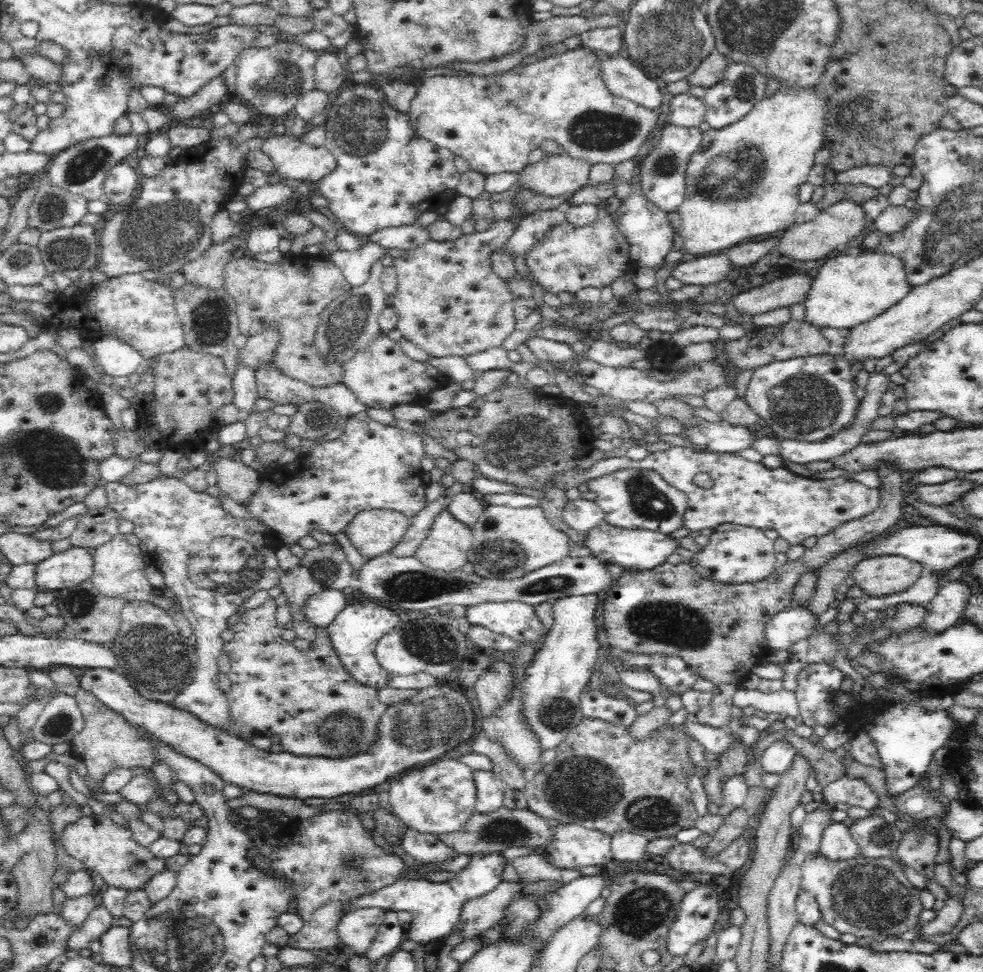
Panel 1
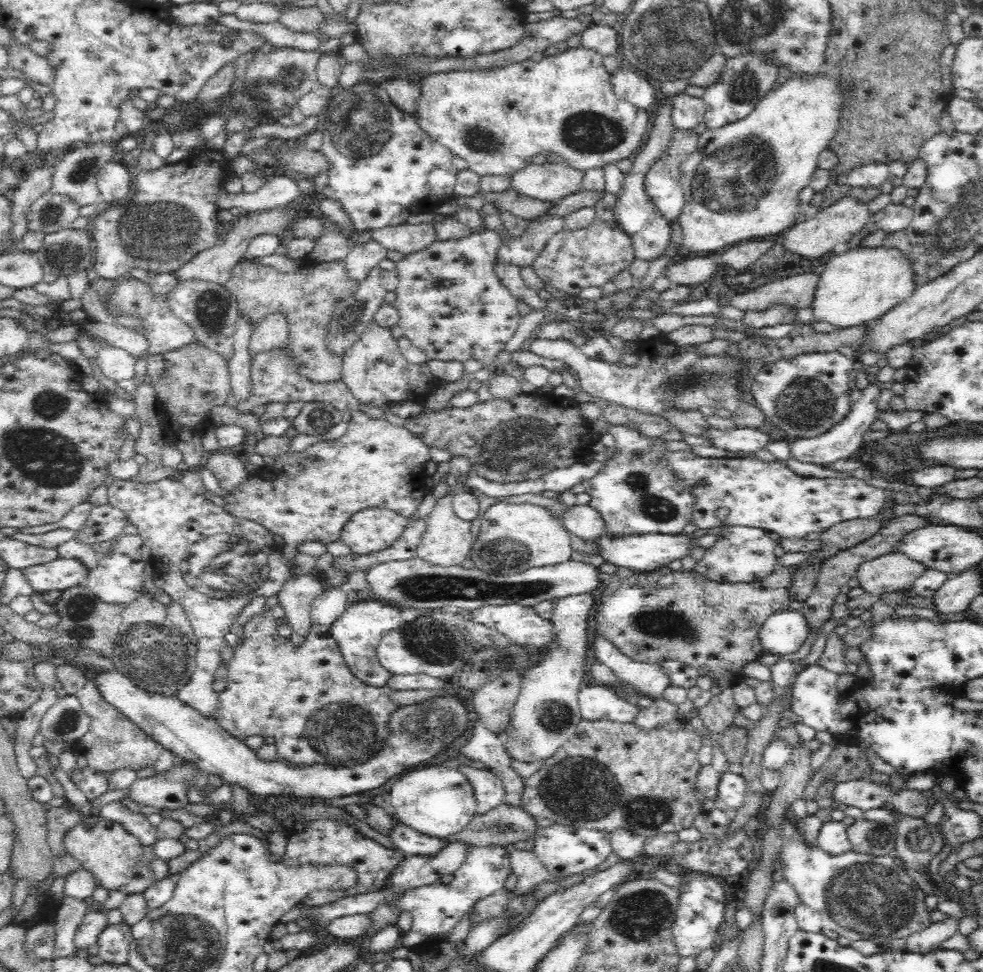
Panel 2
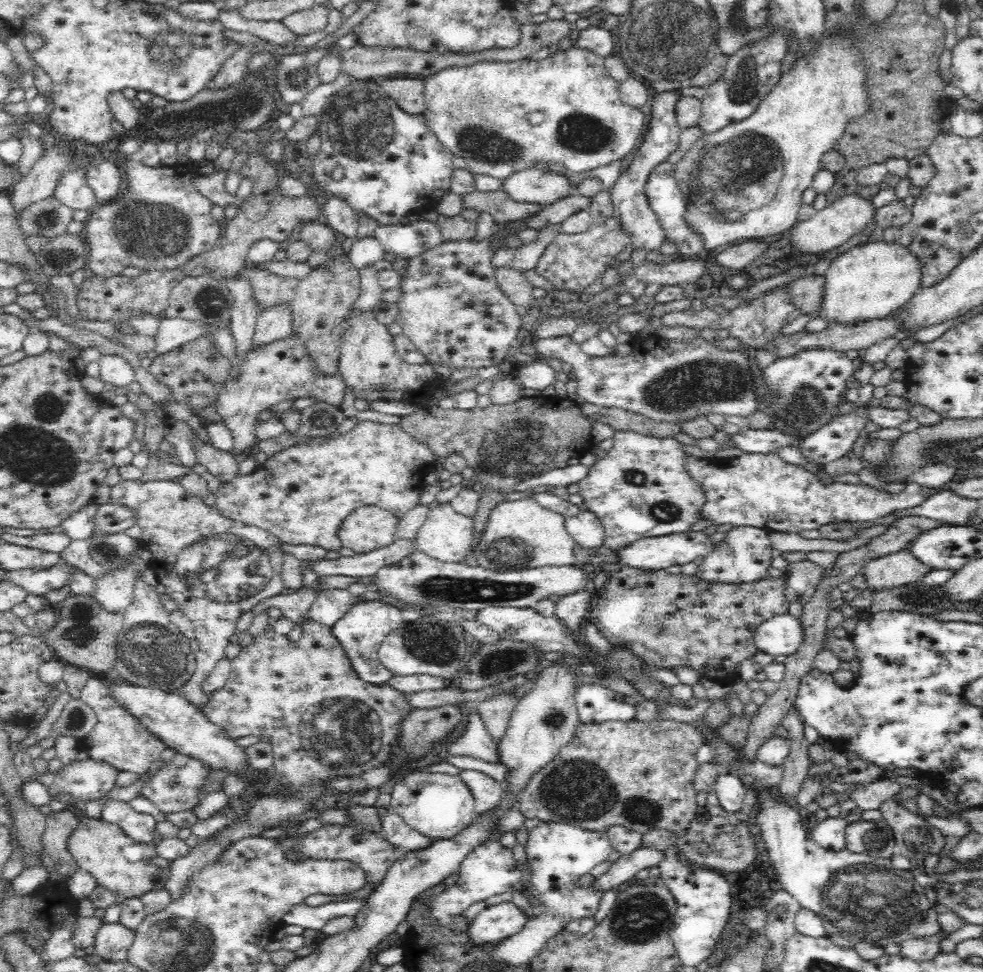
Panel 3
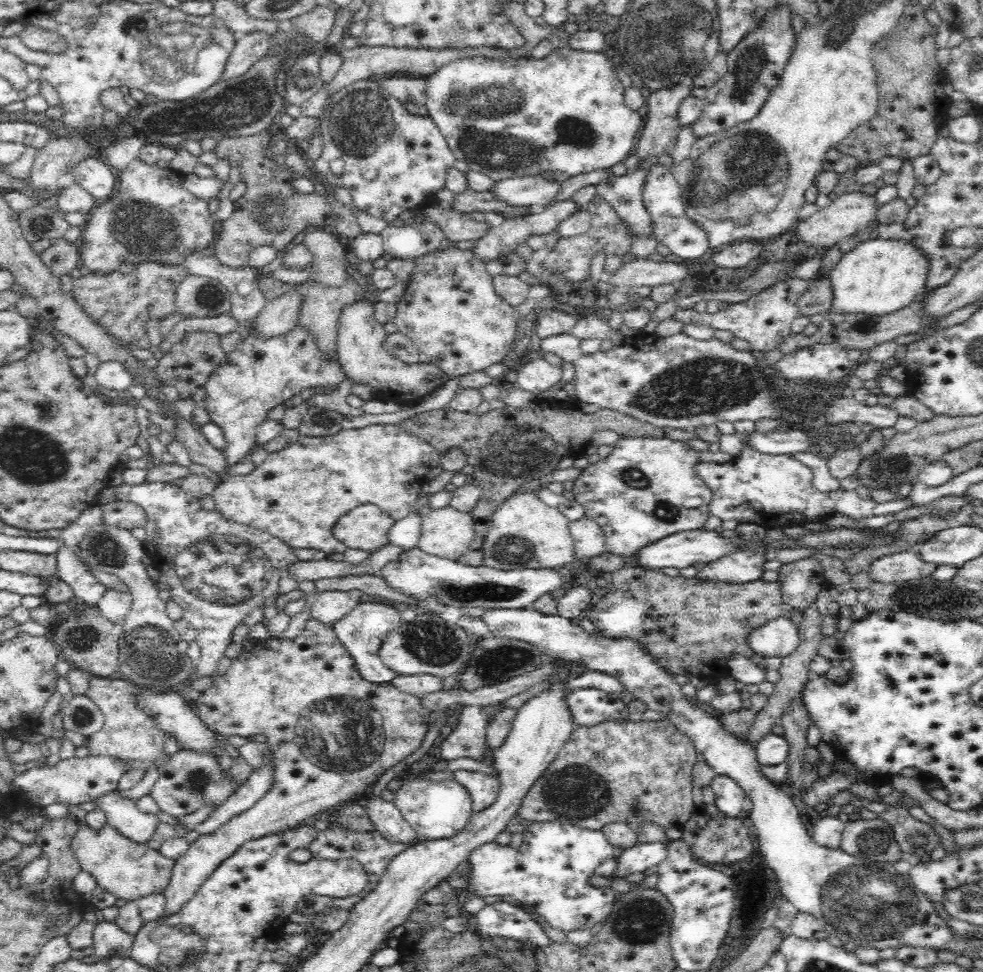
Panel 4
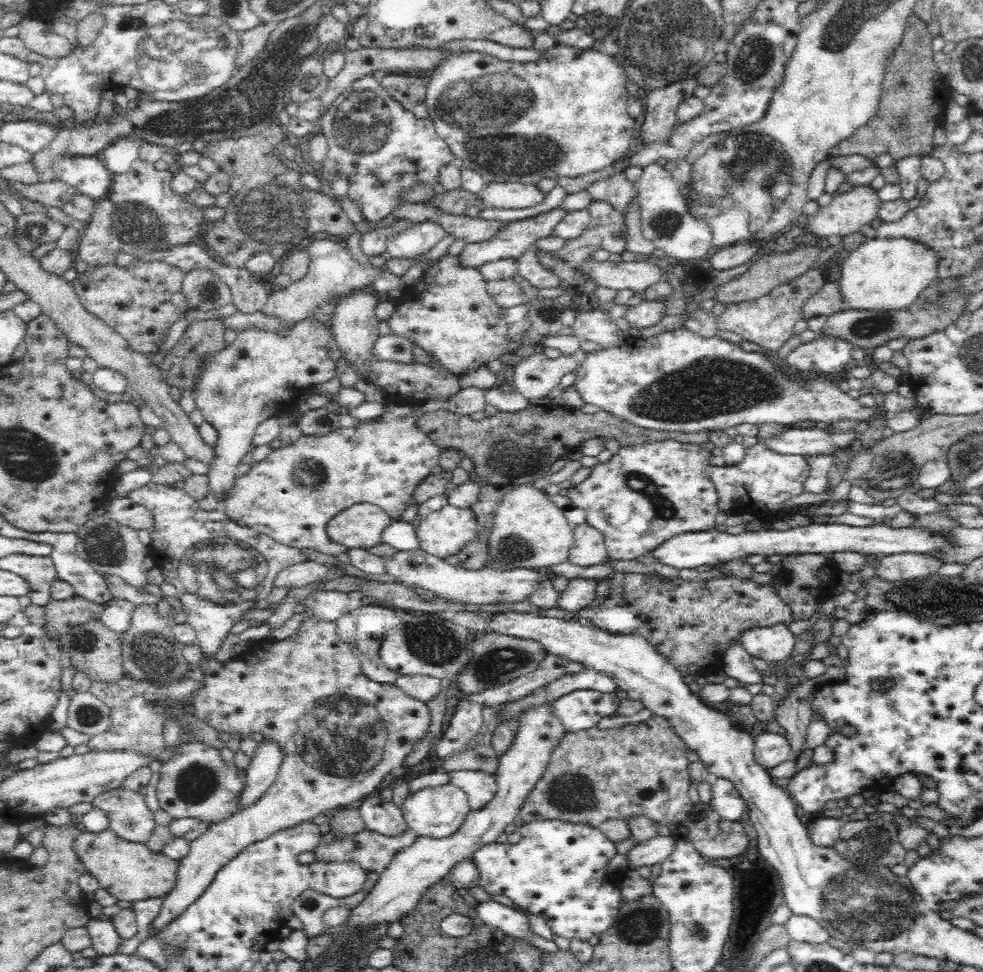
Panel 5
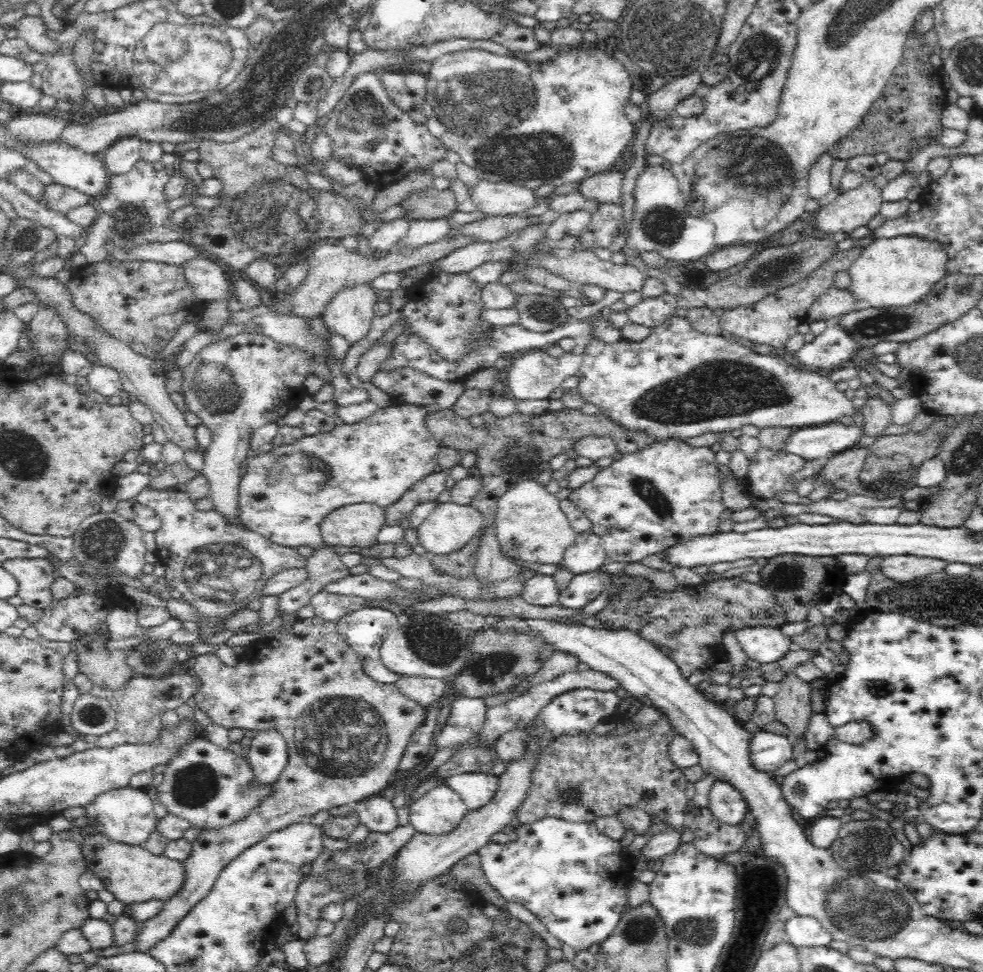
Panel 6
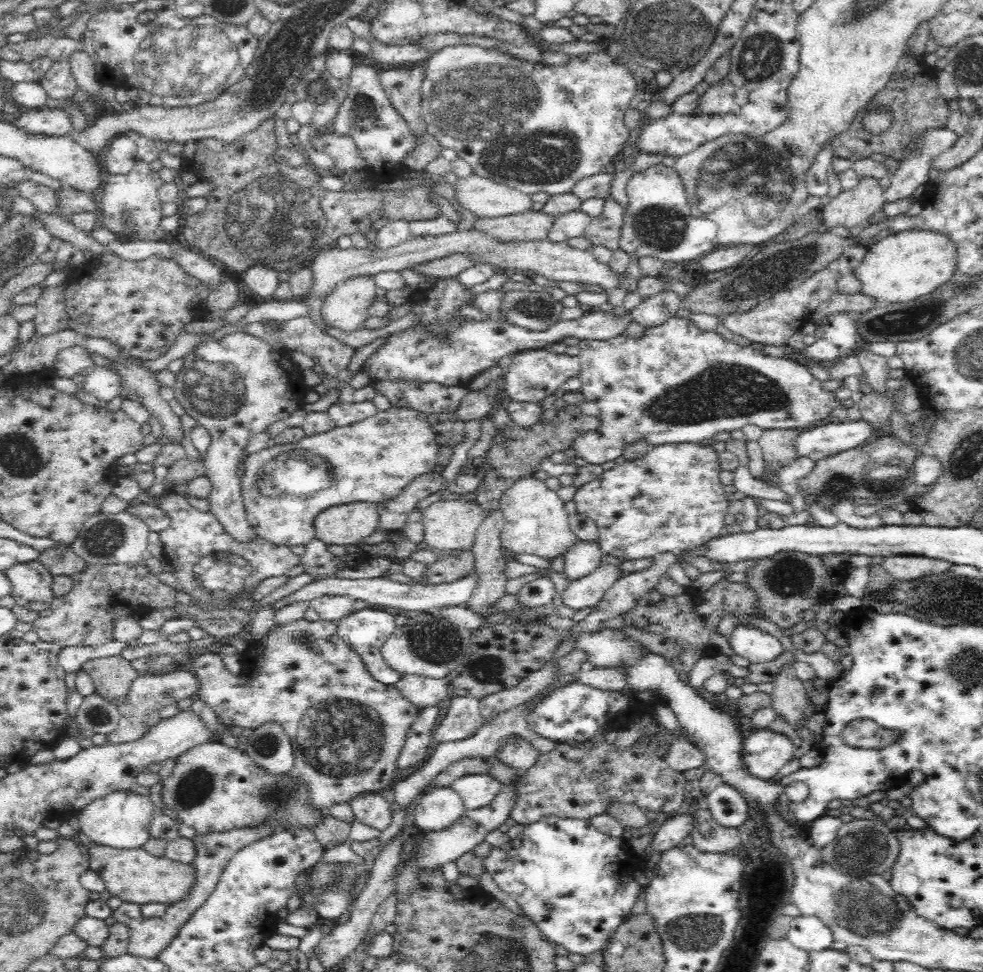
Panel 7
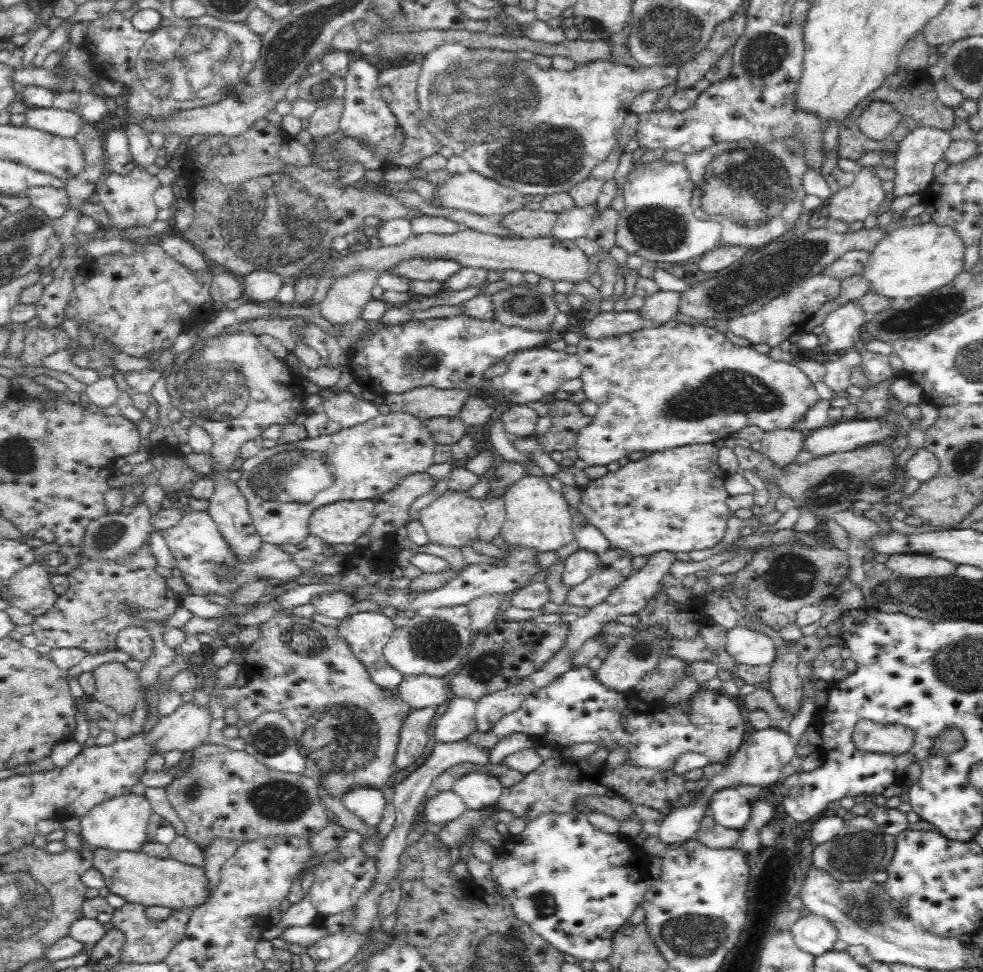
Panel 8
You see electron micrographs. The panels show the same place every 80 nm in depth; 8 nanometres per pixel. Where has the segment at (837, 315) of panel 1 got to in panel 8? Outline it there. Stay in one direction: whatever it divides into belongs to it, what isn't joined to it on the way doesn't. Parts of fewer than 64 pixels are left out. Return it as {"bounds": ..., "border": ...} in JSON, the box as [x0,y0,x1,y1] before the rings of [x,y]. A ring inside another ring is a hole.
{"bounds":[861,224,963,300],"border":[[[920,224],[897,228],[875,246],[861,274],[870,281],[874,294],[902,300],[928,294],[954,280],[963,271],[963,254],[963,241],[948,227]]]}

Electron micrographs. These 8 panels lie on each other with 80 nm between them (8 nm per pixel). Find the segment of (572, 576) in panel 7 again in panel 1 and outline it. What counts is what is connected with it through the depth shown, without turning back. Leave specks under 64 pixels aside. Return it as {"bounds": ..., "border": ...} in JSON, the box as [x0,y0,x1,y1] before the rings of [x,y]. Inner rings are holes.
{"bounds":[562,498,605,534],"border":[[[581,498],[568,501],[562,516],[572,530],[583,534],[592,528],[598,528],[605,520],[603,510],[594,501]]]}

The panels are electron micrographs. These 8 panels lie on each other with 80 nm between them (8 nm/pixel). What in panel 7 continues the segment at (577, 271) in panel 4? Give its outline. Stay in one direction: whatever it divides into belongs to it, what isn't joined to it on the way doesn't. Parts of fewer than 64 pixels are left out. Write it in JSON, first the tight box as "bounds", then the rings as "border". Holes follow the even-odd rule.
{"bounds":[583,199,625,250],"border":[[[613,199],[605,200],[604,212],[592,219],[583,235],[594,247],[604,246],[618,250],[624,224],[625,208]]]}

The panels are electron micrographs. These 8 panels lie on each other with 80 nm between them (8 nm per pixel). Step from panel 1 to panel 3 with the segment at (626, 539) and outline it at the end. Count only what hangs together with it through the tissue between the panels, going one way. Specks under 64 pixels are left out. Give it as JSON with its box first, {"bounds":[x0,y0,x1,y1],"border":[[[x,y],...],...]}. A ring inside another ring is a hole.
{"bounds":[617,531,717,571],"border":[[[686,531],[668,536],[658,536],[654,538],[640,538],[628,545],[623,545],[617,552],[620,562],[627,567],[642,569],[643,571],[662,571],[668,566],[682,566],[688,562],[694,562],[698,556],[706,558],[717,544],[708,537],[709,531]]]}

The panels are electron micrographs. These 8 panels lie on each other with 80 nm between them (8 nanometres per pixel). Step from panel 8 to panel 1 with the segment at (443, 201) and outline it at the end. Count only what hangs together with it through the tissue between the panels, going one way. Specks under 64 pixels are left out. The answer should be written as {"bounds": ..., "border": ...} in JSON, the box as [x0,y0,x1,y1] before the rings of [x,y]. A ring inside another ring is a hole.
{"bounds":[517,153,592,198],"border":[[[568,153],[549,155],[525,167],[518,176],[517,182],[529,189],[555,198],[563,195],[572,195],[588,185],[588,178],[592,164],[583,160],[574,160]]]}

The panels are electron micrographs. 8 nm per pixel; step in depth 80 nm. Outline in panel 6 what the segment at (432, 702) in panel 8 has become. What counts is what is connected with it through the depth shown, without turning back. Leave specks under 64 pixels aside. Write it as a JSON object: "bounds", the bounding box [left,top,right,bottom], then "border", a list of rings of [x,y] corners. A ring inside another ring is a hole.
{"bounds":[395,676,445,708],"border":[[[420,676],[401,677],[395,686],[398,691],[409,700],[418,702],[418,705],[428,708],[444,696],[445,684],[442,679],[423,678]]]}

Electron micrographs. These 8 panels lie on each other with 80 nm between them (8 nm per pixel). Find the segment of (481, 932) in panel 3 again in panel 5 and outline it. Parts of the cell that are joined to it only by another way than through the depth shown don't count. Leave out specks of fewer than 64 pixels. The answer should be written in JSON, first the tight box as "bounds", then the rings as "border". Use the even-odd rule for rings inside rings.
{"bounds":[475,900,558,952],"border":[[[495,900],[477,903],[475,911],[482,923],[489,928],[497,928],[506,935],[517,940],[524,940],[534,945],[543,952],[556,952],[558,946],[553,941],[547,941],[534,934],[530,929],[528,917],[522,912],[516,911],[513,907],[504,906]]]}

